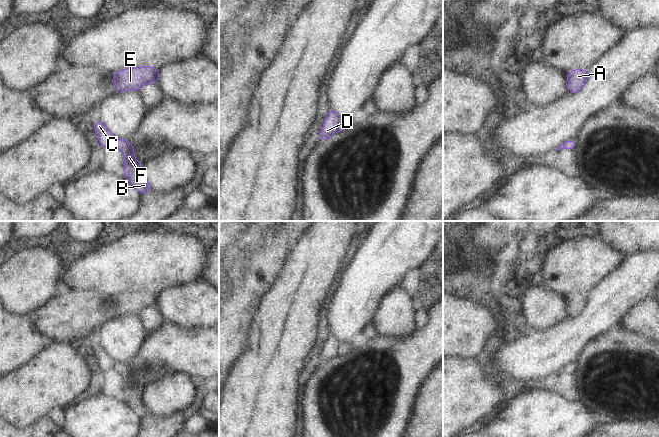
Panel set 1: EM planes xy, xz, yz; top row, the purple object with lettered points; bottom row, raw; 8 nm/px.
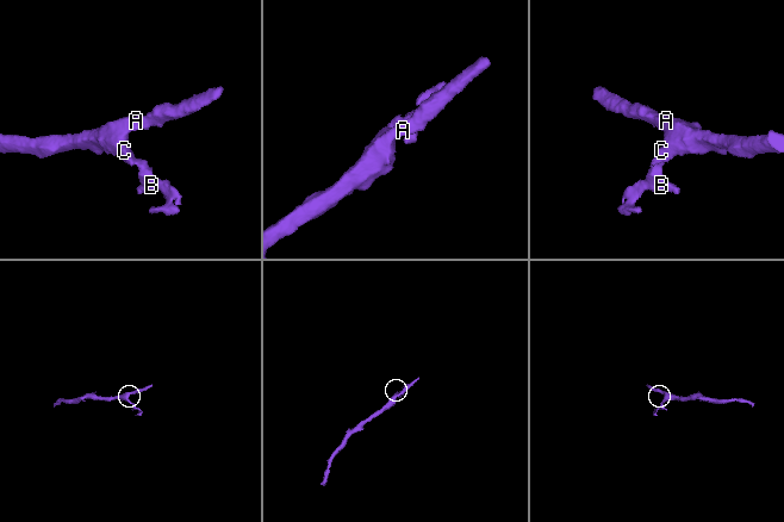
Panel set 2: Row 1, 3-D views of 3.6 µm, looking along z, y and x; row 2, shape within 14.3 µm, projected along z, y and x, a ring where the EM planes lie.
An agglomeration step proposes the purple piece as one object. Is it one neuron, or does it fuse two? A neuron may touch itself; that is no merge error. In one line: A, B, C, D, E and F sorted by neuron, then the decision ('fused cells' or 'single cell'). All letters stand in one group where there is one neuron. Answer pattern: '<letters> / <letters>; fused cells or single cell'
A B C D E F; single cell

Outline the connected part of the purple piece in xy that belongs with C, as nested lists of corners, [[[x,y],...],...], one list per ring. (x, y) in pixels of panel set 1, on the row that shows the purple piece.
[[[99,120],[93,124],[98,139],[103,147],[116,145],[124,154],[125,177],[144,195],[152,190],[152,186],[144,178],[144,166],[134,157],[134,149],[128,140],[119,140],[108,127]]]

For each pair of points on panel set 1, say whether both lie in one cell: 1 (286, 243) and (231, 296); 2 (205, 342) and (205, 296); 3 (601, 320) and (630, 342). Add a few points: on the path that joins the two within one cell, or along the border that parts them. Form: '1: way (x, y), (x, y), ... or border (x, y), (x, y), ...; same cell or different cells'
1: way (272, 257), (245, 285); same cell
2: border (182, 325), (188, 328), (208, 328); different cells
3: border (619, 323), (616, 323), (607, 331), (591, 340); different cells

